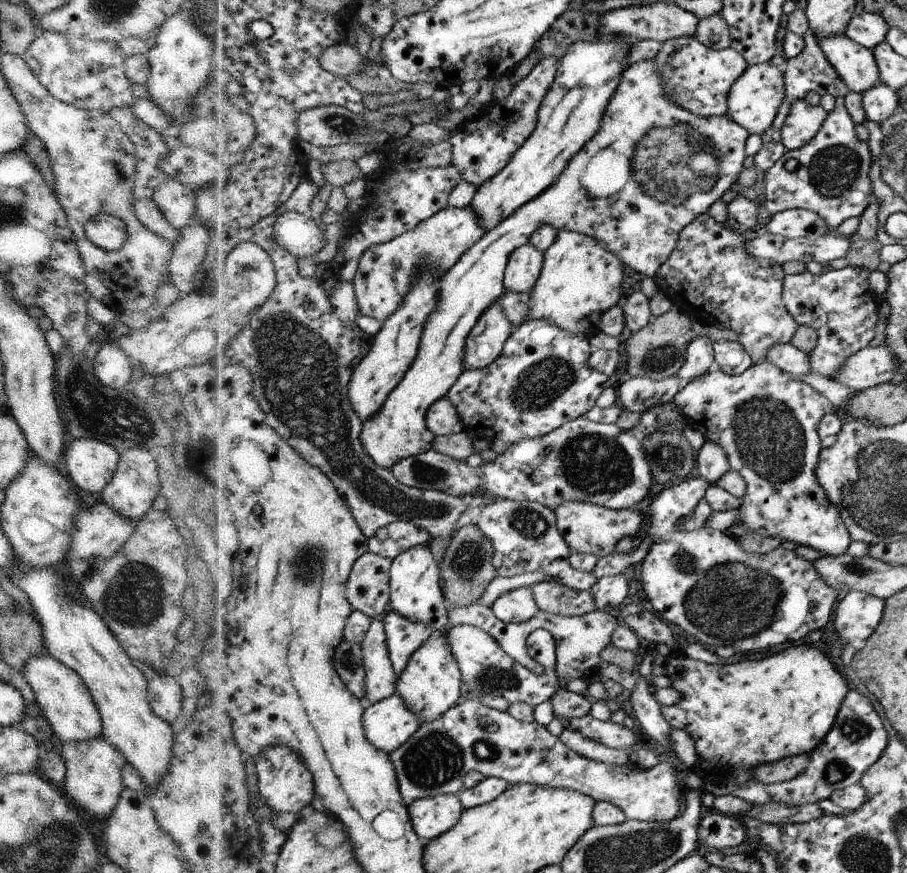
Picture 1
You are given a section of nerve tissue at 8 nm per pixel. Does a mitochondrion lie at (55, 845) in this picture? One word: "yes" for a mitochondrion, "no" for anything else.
yes

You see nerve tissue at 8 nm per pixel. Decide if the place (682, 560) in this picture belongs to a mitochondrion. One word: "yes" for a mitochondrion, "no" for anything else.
yes

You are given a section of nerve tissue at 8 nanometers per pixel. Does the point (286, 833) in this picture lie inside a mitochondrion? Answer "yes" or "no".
no

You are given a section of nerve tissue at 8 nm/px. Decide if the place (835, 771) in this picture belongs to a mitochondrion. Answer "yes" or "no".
yes

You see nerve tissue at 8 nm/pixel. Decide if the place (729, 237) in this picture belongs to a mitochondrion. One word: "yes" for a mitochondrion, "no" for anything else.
no

